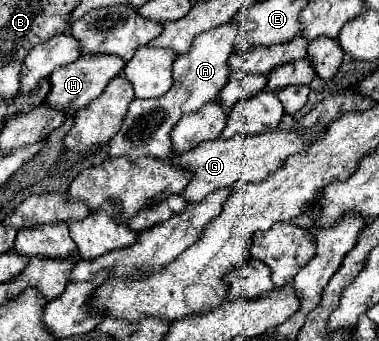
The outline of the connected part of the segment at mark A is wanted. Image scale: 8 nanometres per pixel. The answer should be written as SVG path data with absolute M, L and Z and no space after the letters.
M238 17L230 19L226 25L220 25L216 29L200 33L194 41L188 53L180 55L174 61L174 85L168 93L156 99L134 99L128 107L128 115L120 127L120 131L110 139L110 157L130 155L130 159L138 159L140 155L152 155L166 159L172 149L170 131L172 127L188 113L198 111L208 101L216 99L222 87L228 81L230 65L228 59L232 53L236 53L236 43L240 41L240 27Z

